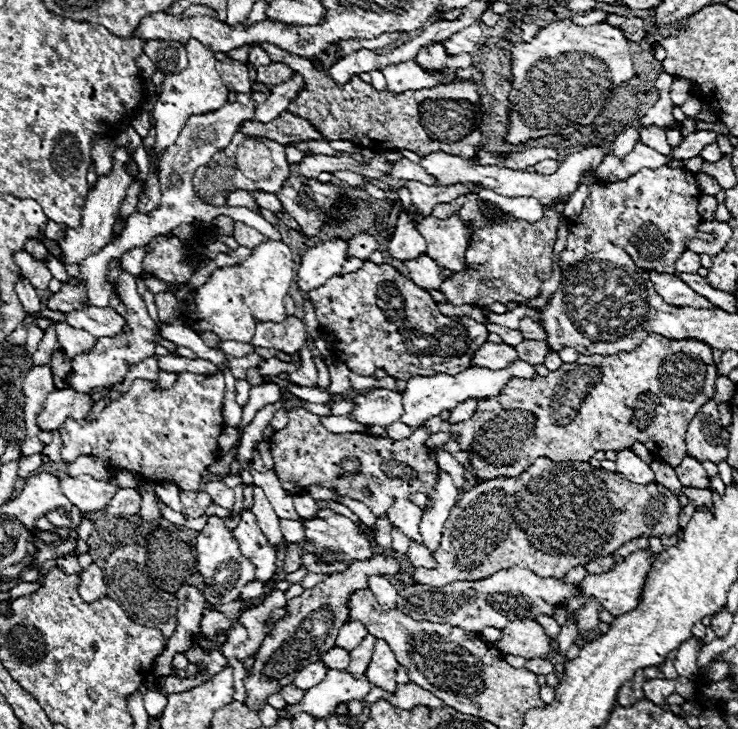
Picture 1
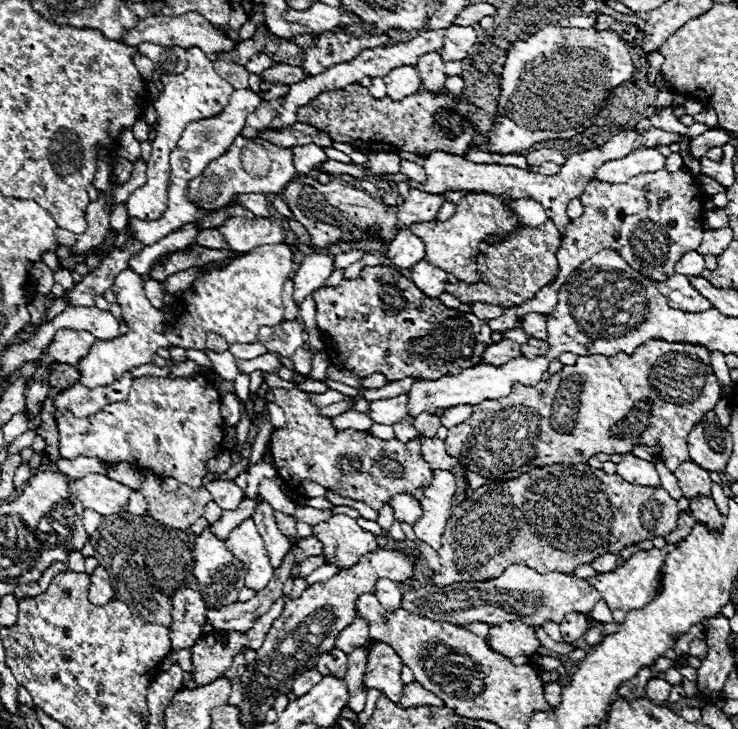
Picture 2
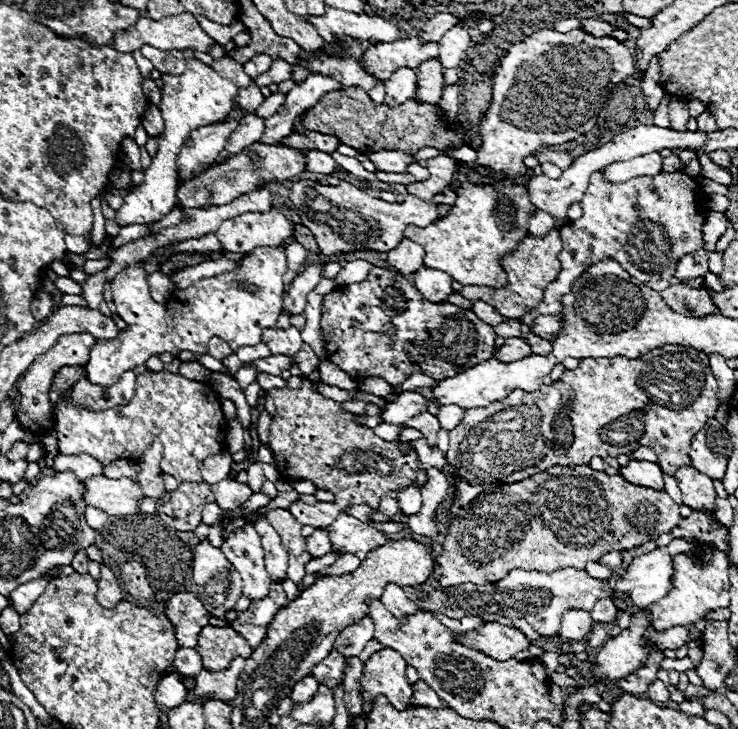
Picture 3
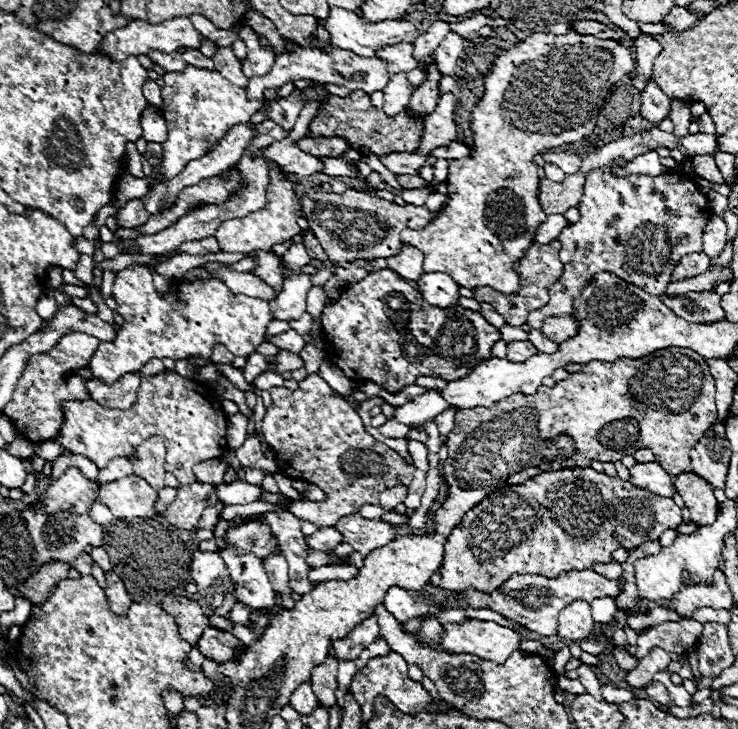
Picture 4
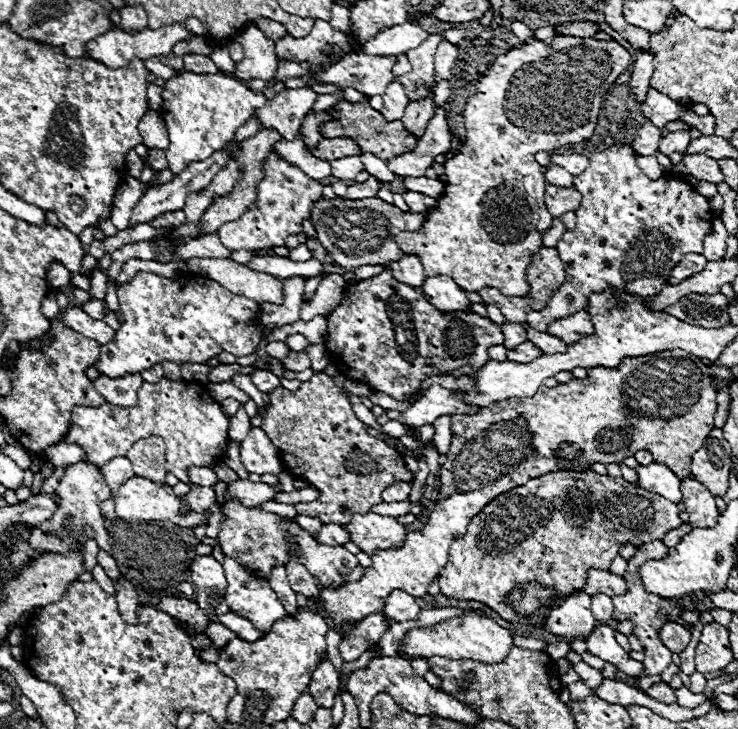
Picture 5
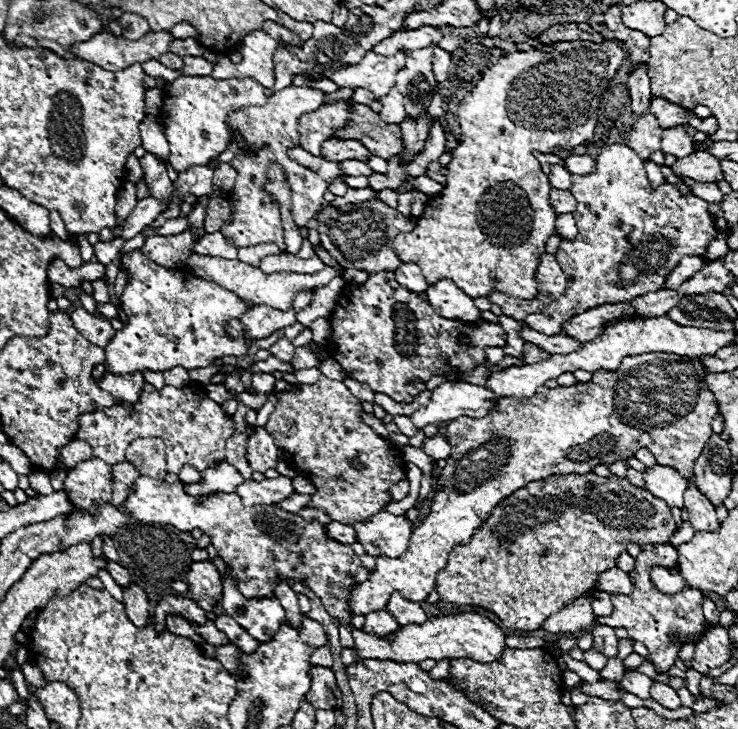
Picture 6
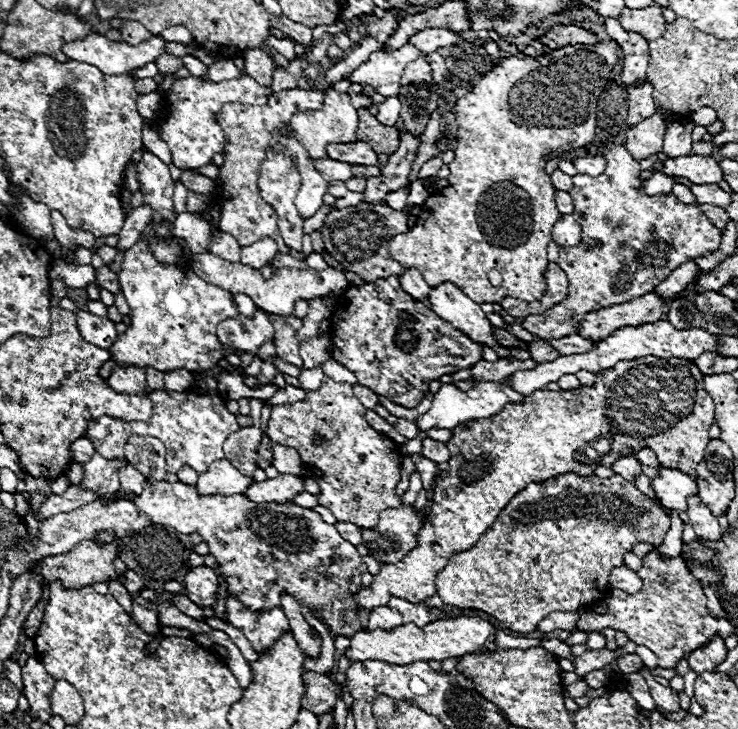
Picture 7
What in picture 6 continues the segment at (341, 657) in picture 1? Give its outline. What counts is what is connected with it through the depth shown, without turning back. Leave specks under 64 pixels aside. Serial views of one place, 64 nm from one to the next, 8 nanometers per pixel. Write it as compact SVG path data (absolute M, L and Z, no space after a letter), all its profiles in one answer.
M314 666L310 670L310 678L312 678L312 686L306 692L306 700L310 704L314 704L316 710L334 710L334 706L336 706L334 690L338 686L336 686L336 678L334 678L332 668Z

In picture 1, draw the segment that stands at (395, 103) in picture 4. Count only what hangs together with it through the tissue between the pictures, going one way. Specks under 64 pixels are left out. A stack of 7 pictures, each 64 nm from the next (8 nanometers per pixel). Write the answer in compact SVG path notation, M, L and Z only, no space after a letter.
M410 60L406 64L386 66L382 74L386 76L390 90L406 92L406 90L418 90L418 88L434 88L444 80L452 80L456 76L456 70L446 66L442 68L442 72L426 72L416 60Z

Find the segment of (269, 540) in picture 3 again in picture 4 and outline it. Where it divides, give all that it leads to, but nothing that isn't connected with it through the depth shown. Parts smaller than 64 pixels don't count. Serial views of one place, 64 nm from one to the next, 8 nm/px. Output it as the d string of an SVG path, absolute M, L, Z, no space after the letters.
M282 552L270 554L266 558L266 562L264 562L264 568L266 568L266 574L270 578L272 588L282 594L284 608L292 608L294 606L294 600L290 598L290 588L288 588L288 562L286 562L284 554Z

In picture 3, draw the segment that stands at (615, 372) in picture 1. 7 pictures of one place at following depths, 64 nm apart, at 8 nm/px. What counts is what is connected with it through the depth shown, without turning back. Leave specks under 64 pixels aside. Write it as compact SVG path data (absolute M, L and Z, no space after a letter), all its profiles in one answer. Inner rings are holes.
M668 344L662 348L654 348L634 360L624 356L580 360L578 368L564 370L562 380L556 380L550 386L542 384L538 392L522 392L520 388L516 388L506 400L500 400L498 404L490 404L488 408L470 408L464 414L462 422L454 430L450 430L450 446L446 458L460 476L456 484L456 500L450 512L458 514L462 506L466 506L494 482L498 482L500 476L508 476L508 484L520 482L556 464L588 464L592 456L630 456L638 446L654 448L660 466L666 474L672 476L680 466L690 464L688 450L692 436L706 424L708 418L716 414L716 408L718 384L714 374L710 372L708 356L694 348ZM520 404L534 406L538 410L512 410L512 406Z

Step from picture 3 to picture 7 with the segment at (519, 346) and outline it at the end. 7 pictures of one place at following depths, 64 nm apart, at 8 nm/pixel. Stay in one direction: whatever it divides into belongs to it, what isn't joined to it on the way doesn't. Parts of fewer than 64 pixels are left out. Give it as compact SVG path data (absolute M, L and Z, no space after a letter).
M532 342L528 346L528 354L538 364L546 362L546 360L556 360L558 358L558 352L554 348L550 348L548 344L544 344L544 342Z

